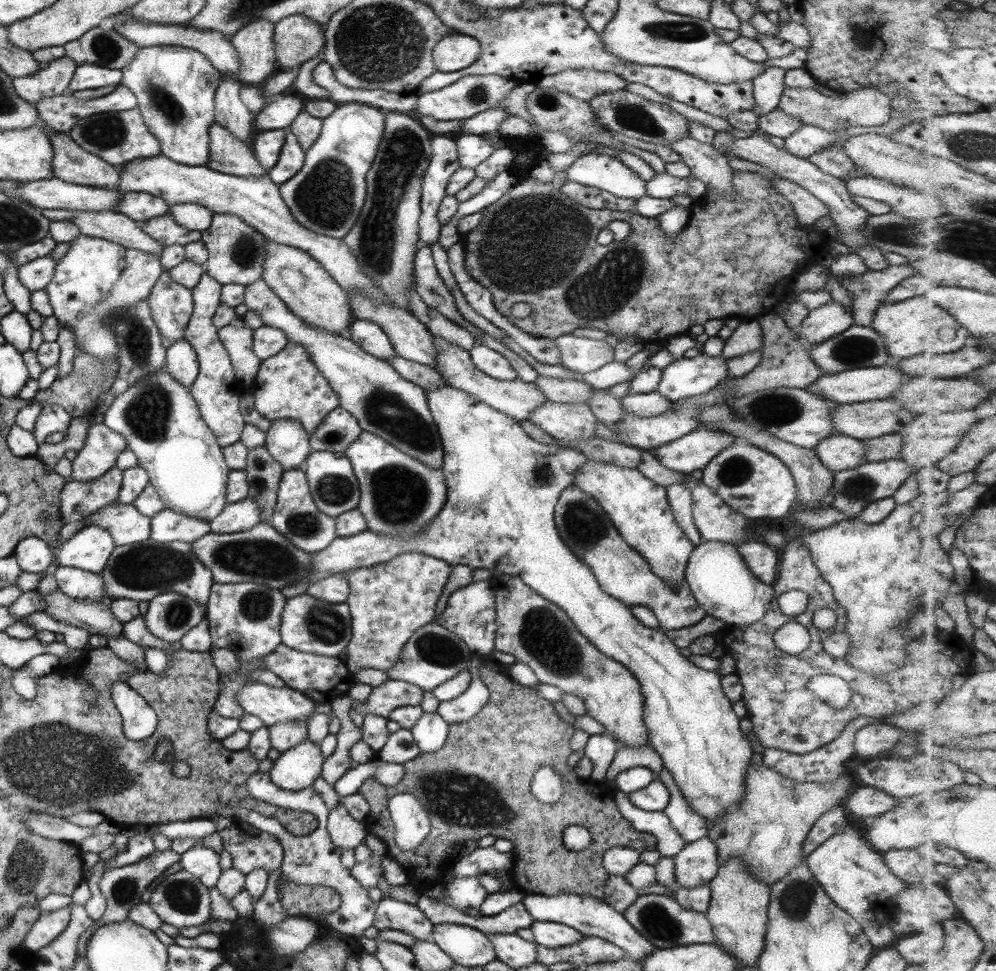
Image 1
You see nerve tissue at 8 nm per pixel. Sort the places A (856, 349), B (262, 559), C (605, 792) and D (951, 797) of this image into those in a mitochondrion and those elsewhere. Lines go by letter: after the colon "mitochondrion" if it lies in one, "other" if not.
A: mitochondrion
B: mitochondrion
C: other
D: mitochondrion

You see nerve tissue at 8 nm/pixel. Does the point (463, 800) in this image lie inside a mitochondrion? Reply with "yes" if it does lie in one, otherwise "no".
yes

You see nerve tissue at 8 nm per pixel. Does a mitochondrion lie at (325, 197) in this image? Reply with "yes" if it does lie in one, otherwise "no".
yes

